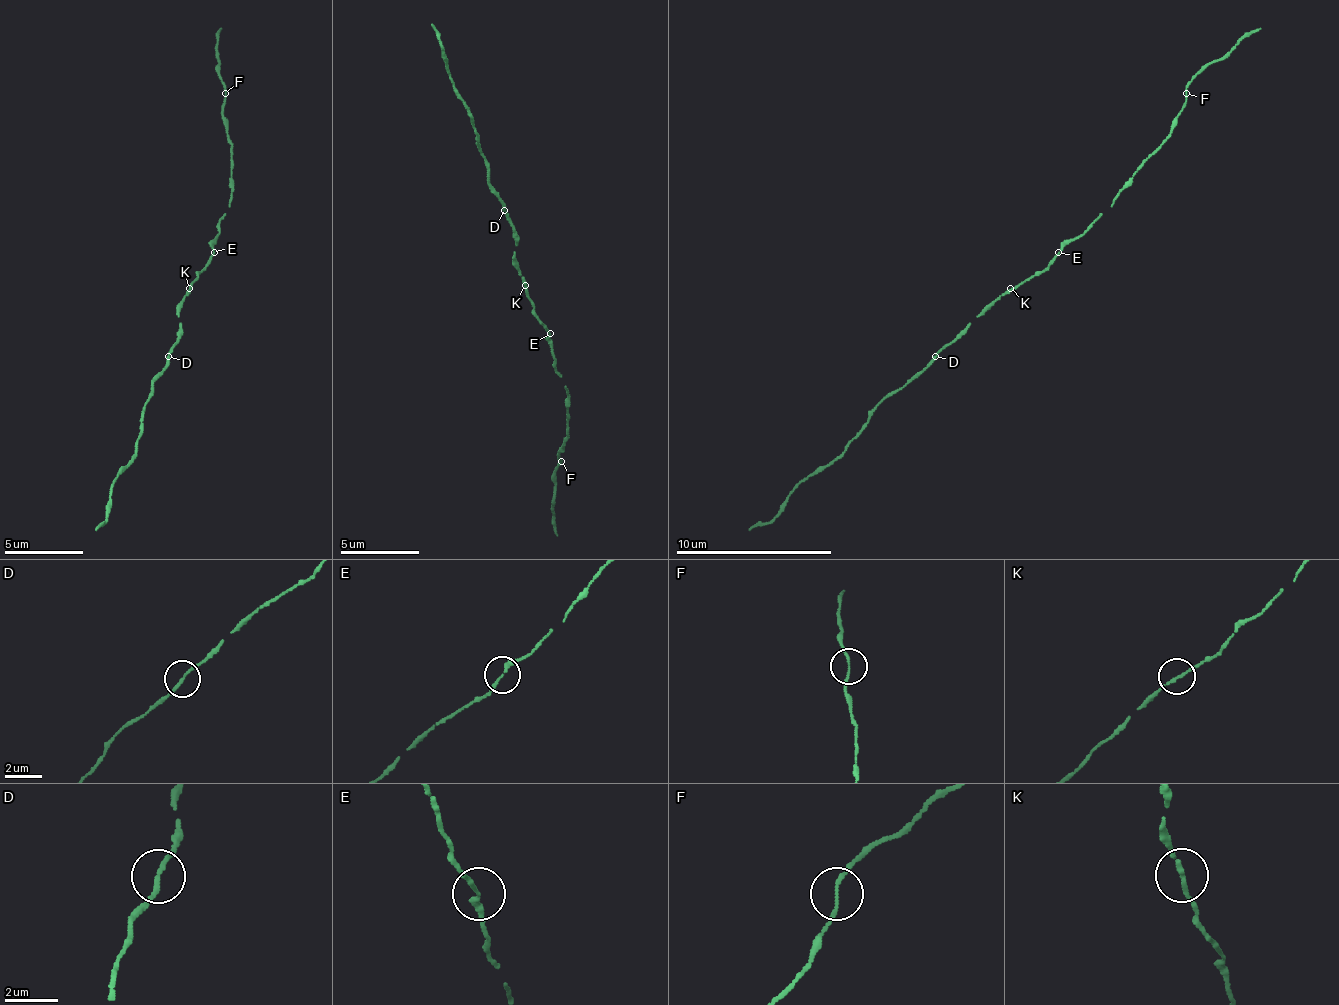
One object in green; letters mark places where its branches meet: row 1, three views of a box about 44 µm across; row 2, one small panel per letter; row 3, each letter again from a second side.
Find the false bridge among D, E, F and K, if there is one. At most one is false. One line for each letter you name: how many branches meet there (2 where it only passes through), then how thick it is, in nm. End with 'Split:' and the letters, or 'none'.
D: Branches: 2. Thickness 170 nm
Split: D

